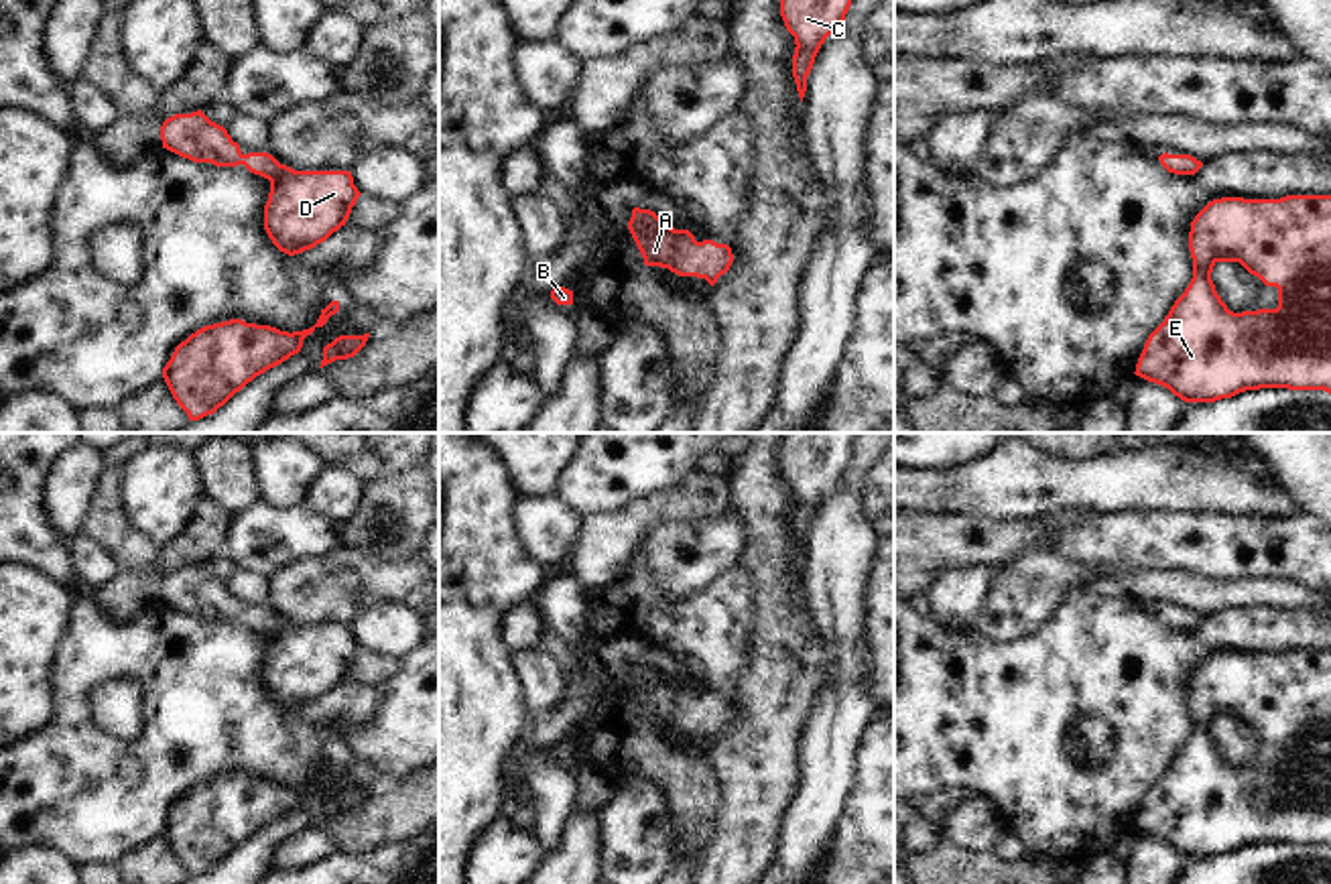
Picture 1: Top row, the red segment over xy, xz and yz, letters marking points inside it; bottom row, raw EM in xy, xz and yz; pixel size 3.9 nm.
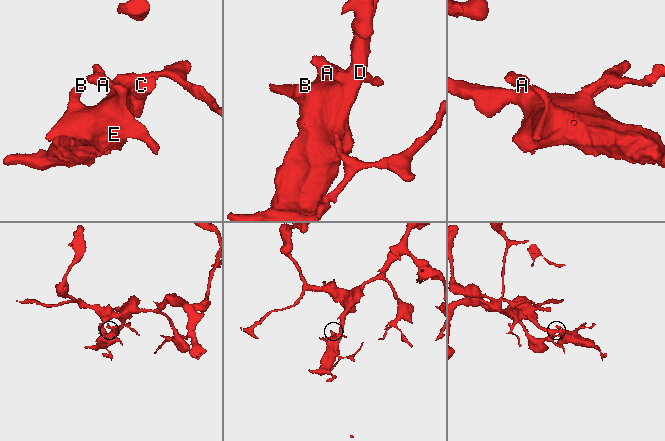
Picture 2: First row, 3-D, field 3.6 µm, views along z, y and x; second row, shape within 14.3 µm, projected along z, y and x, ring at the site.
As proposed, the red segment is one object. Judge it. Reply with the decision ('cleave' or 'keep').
keep

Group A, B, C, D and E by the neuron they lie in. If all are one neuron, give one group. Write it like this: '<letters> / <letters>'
A B C D E

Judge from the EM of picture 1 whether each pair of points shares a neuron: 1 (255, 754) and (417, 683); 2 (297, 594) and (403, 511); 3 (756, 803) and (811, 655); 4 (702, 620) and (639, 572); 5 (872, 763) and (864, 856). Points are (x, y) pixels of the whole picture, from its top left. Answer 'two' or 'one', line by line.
1: two
2: two
3: one
4: one
5: one

